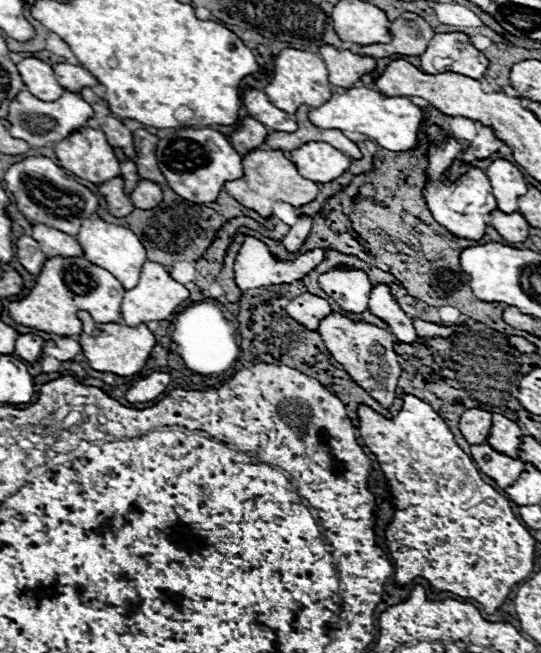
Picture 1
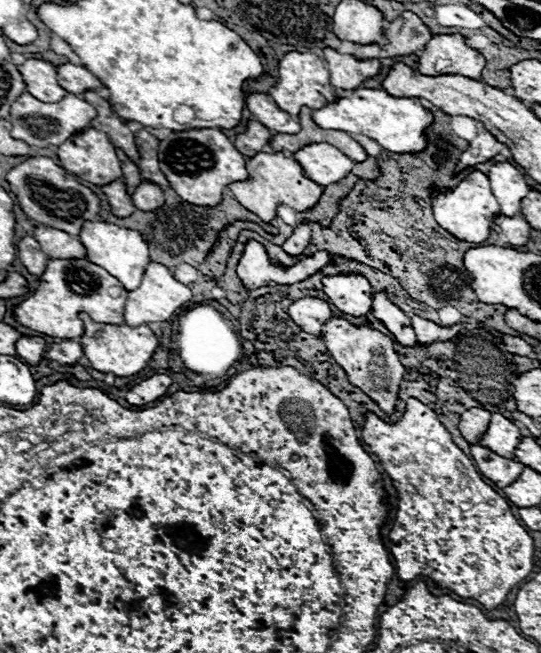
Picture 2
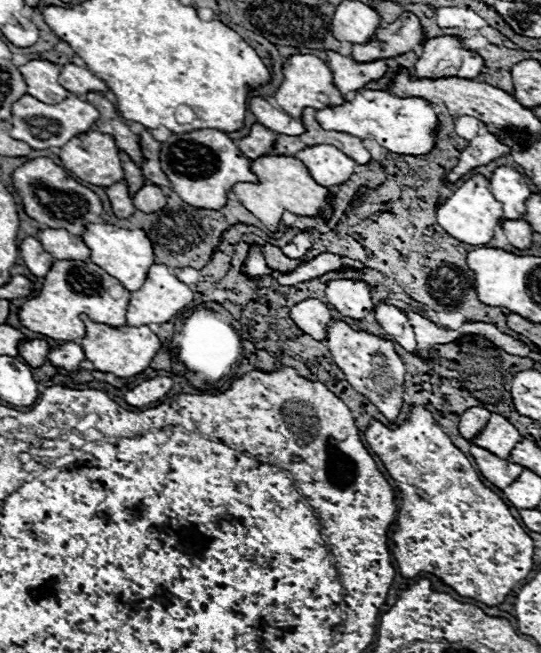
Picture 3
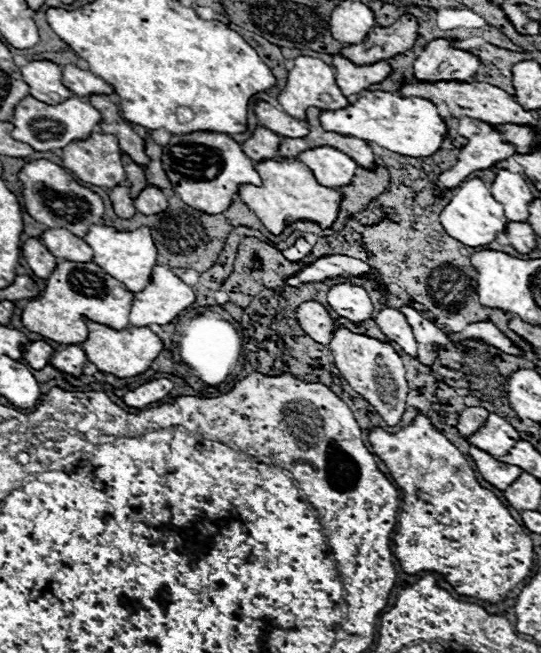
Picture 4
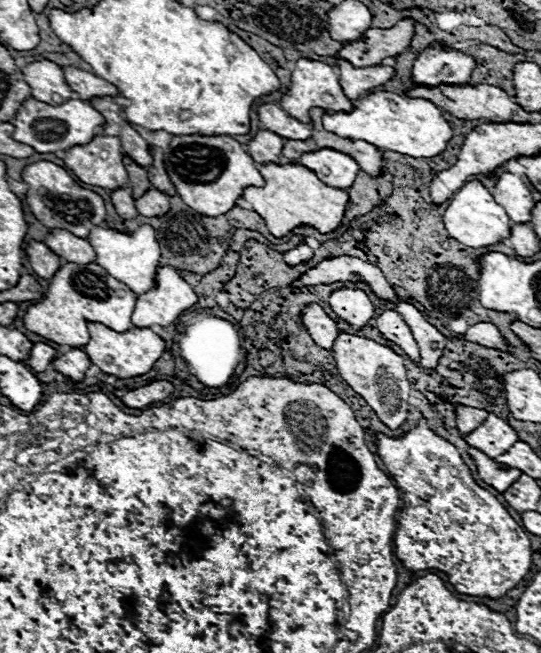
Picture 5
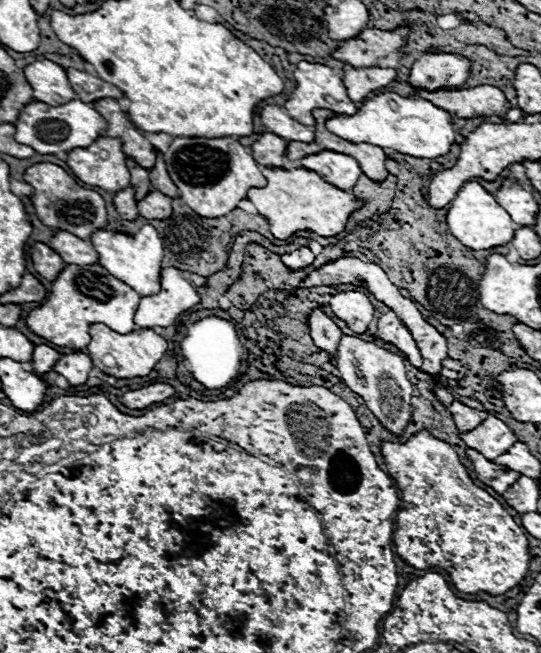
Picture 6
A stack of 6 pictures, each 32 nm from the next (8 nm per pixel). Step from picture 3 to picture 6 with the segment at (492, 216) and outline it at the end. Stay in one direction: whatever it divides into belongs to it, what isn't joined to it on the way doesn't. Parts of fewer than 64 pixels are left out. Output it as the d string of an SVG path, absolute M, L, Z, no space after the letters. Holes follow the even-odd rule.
M466 182L462 190L458 190L456 198L450 202L446 224L450 232L472 250L486 250L492 246L502 246L512 240L516 224L508 216L508 212L494 200L494 196L482 188L478 182Z

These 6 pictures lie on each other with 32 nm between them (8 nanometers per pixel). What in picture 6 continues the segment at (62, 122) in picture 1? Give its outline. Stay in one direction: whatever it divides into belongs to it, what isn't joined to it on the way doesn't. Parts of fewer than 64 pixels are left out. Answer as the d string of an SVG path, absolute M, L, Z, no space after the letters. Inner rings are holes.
M78 98L62 106L48 106L44 102L32 100L30 104L26 104L26 108L22 108L14 126L14 140L18 140L20 144L32 146L38 154L58 154L70 152L72 148L90 146L98 136L104 136L106 120L92 108L92 104L86 104Z

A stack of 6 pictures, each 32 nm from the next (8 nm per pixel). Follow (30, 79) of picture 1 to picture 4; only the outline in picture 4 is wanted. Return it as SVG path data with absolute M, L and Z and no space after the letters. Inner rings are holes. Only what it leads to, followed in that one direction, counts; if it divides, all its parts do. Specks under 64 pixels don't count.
M50 60L28 62L20 68L20 72L30 88L30 96L34 96L36 100L44 100L46 104L60 104L62 100L72 96L72 92L60 82L60 66Z

